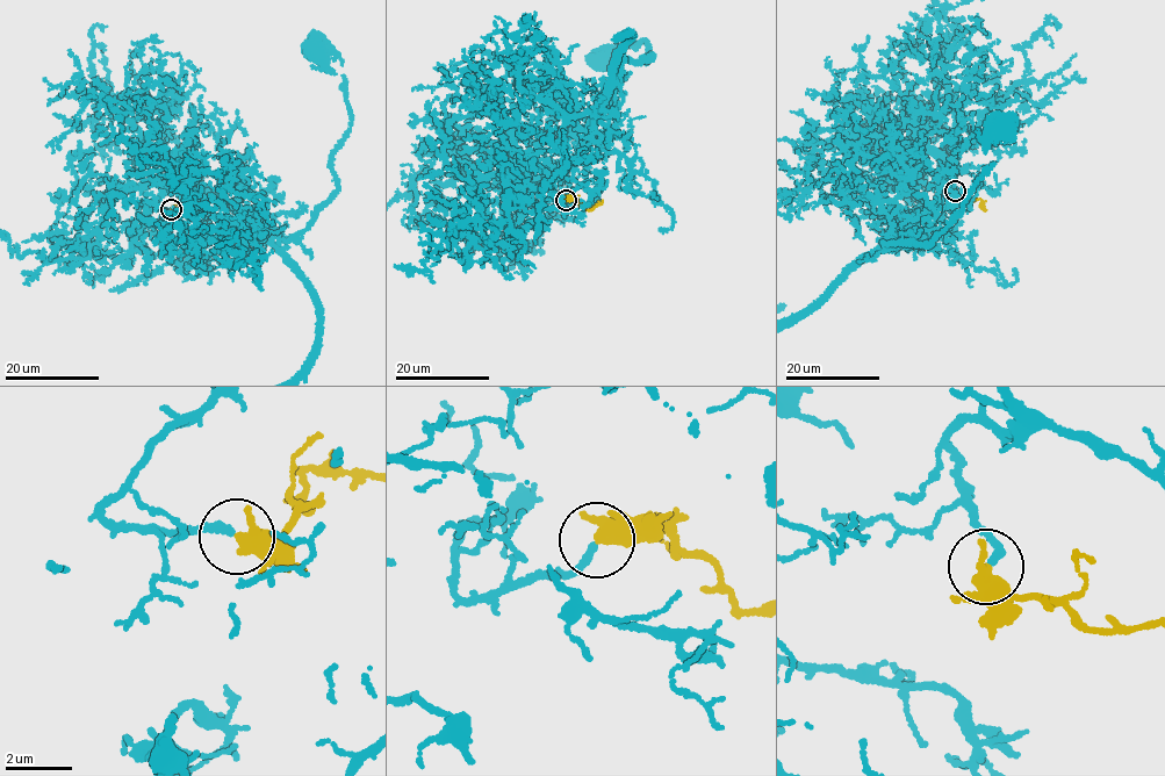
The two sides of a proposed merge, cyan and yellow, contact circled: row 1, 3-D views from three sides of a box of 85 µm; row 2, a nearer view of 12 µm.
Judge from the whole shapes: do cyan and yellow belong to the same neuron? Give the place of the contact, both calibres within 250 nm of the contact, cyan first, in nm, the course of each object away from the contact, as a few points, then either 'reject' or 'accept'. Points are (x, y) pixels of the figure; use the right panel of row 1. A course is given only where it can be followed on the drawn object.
at (955, 191); 240 nm thick on the cyan side, 400 nm on the other; cyan runs (956, 191), (951, 162), (926, 213), (883, 243), (923, 246), (955, 220), (1004, 128); accept

